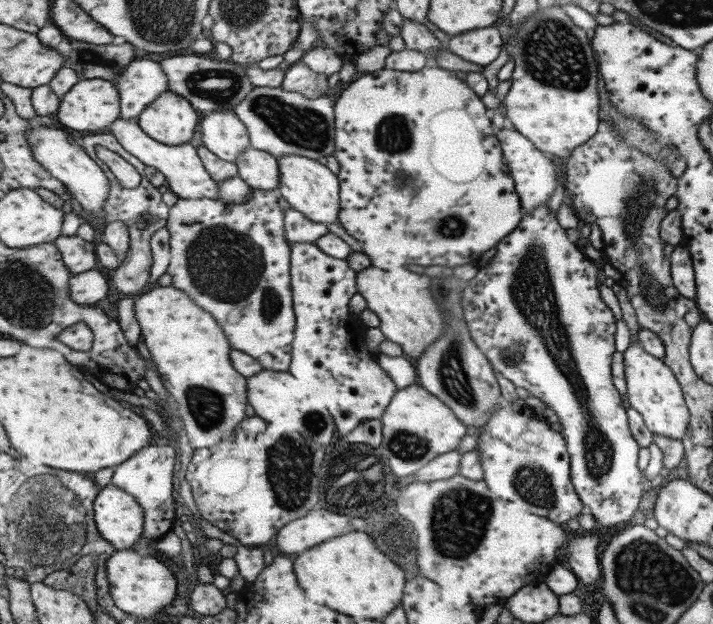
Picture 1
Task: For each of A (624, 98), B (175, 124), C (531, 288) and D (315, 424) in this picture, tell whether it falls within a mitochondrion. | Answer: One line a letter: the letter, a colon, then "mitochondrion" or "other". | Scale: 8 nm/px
A: other
B: other
C: mitochondrion
D: mitochondrion

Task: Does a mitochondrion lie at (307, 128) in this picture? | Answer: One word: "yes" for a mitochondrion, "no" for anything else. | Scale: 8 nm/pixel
yes

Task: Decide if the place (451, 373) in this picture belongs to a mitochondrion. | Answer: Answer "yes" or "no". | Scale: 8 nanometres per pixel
yes

